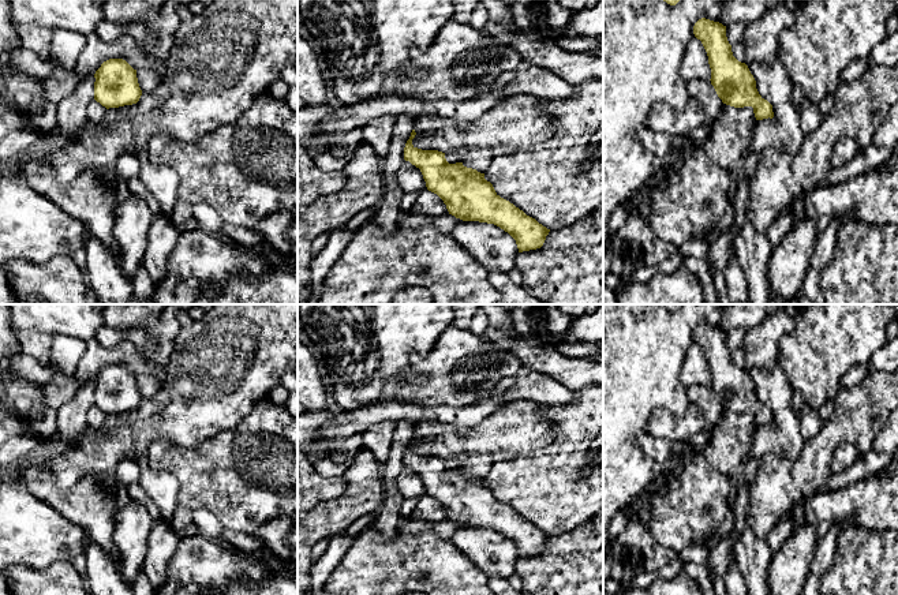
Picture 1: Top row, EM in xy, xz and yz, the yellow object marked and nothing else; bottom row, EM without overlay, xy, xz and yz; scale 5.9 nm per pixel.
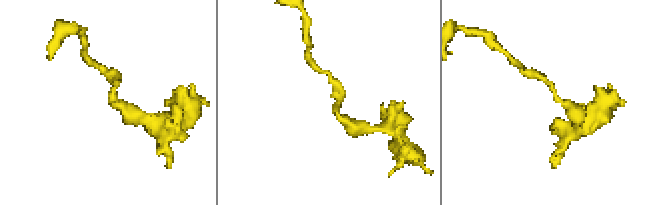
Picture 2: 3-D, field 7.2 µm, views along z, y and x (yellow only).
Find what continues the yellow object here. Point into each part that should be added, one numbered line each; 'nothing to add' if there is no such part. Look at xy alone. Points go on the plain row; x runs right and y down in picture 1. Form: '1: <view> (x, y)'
nothing to add

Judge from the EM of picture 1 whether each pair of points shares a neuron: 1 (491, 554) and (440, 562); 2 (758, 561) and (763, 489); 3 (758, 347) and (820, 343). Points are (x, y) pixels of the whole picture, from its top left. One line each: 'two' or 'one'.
1: two
2: two
3: two

